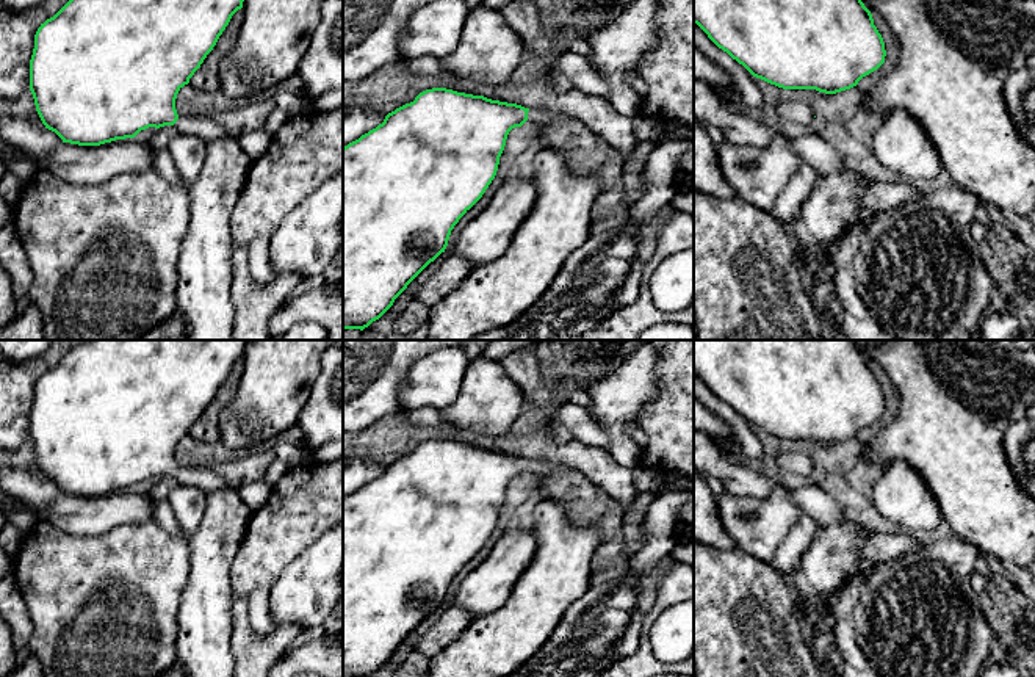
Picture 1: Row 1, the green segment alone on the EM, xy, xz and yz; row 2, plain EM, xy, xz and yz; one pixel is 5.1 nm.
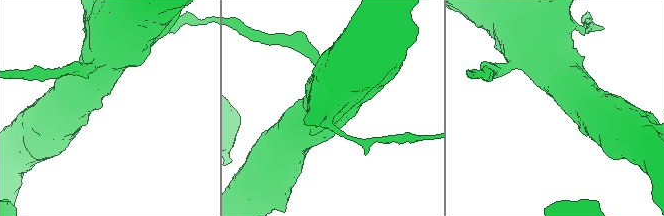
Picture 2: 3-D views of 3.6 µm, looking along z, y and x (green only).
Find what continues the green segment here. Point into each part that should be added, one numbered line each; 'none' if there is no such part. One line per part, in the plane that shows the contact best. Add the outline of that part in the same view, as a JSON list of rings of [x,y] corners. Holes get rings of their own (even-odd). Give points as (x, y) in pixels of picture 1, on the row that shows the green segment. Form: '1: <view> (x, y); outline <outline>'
1: xz (537, 115); outline [[[529,108],[528,121],[573,121],[575,118],[568,116],[567,113],[550,110],[550,108]]]

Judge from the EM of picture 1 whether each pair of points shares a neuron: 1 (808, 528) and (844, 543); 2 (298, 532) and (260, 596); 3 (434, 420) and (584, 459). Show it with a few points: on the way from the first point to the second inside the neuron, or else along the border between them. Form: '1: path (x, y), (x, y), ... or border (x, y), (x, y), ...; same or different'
1: border (819, 528), (796, 563); different
2: border (265, 588), (256, 588), (249, 596), (251, 624); different
3: path (472, 439), (490, 444), (542, 445), (547, 448); same

